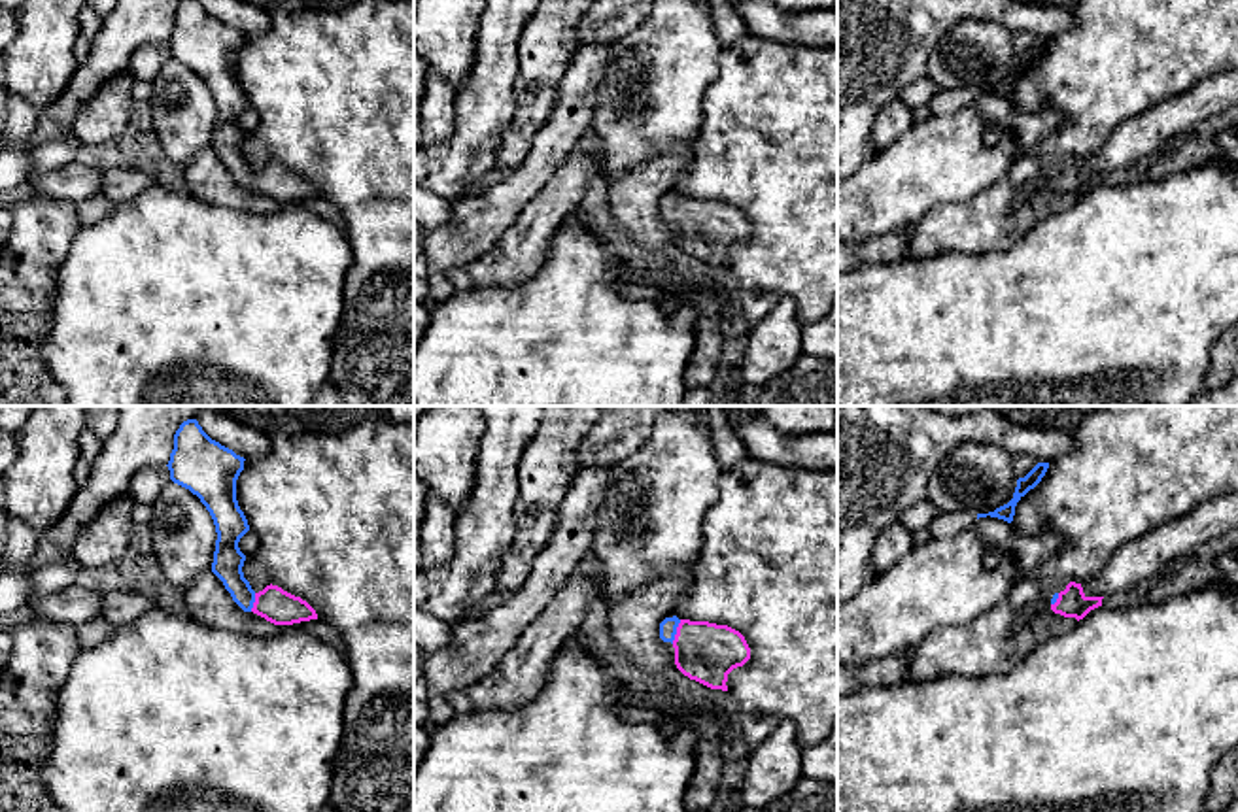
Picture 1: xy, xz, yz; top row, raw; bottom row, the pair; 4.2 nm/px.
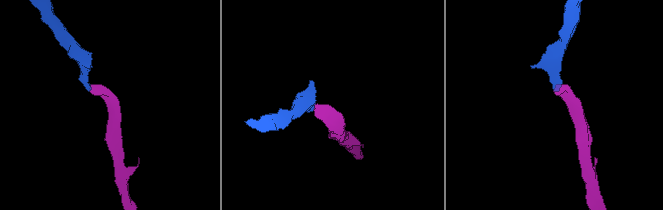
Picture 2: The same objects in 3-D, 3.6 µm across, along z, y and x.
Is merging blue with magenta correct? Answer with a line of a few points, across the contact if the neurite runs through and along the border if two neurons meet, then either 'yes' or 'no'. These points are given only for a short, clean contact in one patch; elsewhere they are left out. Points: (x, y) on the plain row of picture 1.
xz (668, 204), (675, 208), (705, 229) | yes

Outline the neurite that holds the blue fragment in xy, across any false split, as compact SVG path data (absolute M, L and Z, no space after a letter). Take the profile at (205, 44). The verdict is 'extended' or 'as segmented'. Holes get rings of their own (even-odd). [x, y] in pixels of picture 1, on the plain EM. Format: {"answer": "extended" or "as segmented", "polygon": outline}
{"answer": "extended", "polygon": "M181 0L174 11L170 30L170 57L200 76L210 89L217 117L212 149L223 159L232 178L274 202L293 202L318 196L316 187L278 162L255 170L244 155L246 132L238 119L249 108L236 77L236 57L244 47L244 34L212 17L198 0Z"}

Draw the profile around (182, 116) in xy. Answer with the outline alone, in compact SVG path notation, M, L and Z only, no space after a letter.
M170 57L151 81L149 102L147 125L172 162L185 168L198 151L212 145L215 102L189 66Z

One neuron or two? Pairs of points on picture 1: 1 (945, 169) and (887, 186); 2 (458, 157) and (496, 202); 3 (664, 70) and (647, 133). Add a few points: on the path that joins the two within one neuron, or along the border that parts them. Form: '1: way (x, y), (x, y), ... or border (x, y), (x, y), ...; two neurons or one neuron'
1: way (930, 169), (919, 170), (902, 184); one neuron
2: border (482, 189), (454, 204); two neurons
3: way (656, 85), (656, 110), (649, 118); one neuron

